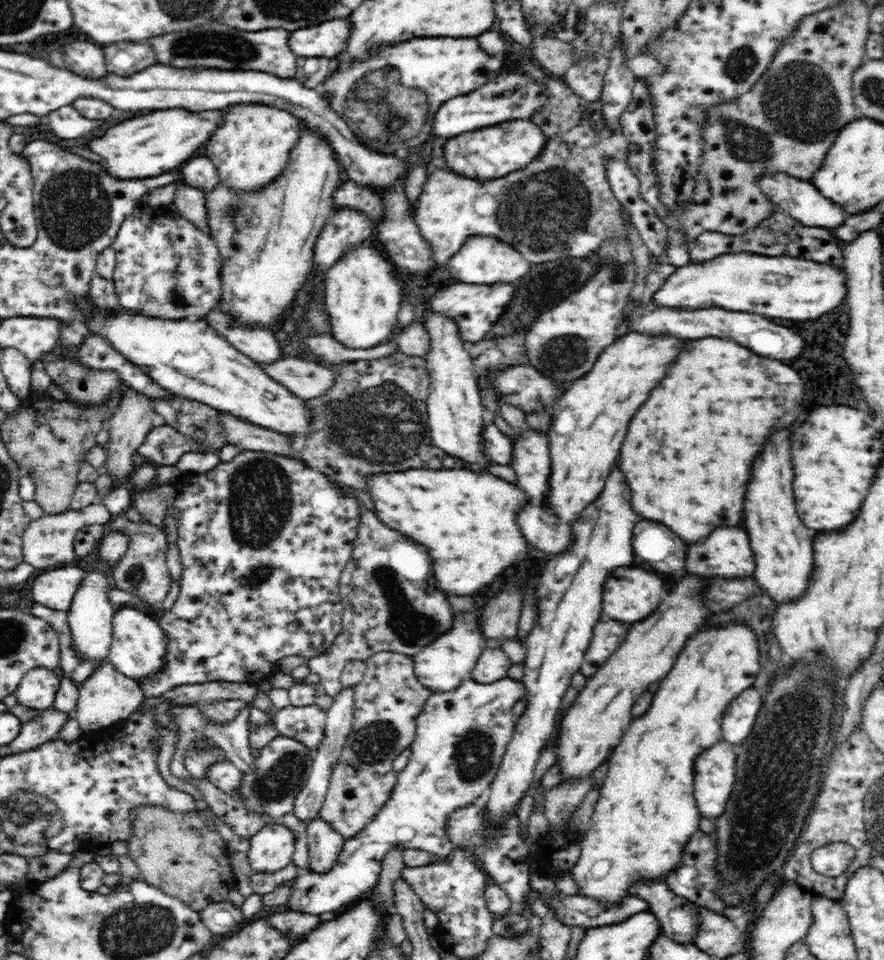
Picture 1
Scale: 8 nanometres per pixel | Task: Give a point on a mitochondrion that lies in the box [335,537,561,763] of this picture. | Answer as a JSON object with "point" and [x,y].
{"point":[410,629]}

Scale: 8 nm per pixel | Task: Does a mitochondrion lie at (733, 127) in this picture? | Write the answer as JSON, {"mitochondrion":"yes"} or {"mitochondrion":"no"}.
{"mitochondrion":"yes"}

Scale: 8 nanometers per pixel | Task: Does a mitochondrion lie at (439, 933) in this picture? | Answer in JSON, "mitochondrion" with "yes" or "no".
{"mitochondrion":"no"}

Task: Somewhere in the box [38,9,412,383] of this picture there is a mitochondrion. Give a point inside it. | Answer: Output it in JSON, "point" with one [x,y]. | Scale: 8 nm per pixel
{"point":[235,50]}

